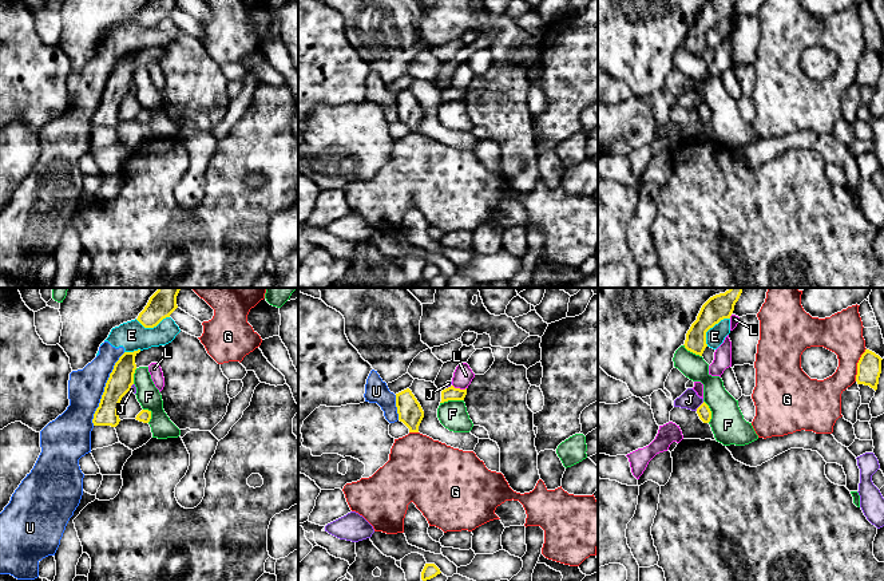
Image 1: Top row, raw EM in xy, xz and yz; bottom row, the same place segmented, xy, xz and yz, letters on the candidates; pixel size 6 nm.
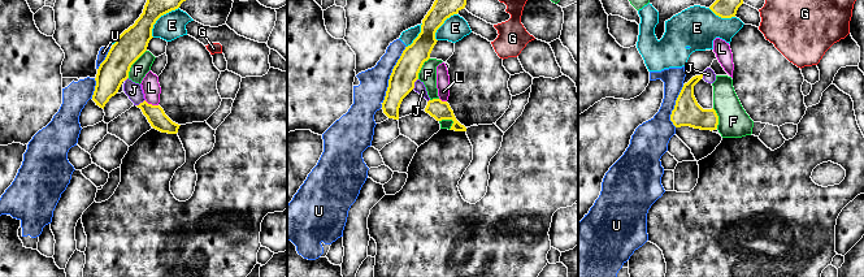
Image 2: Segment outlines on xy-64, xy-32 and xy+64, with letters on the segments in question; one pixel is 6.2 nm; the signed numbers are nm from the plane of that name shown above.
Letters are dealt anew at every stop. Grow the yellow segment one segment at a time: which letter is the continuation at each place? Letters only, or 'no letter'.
no letter

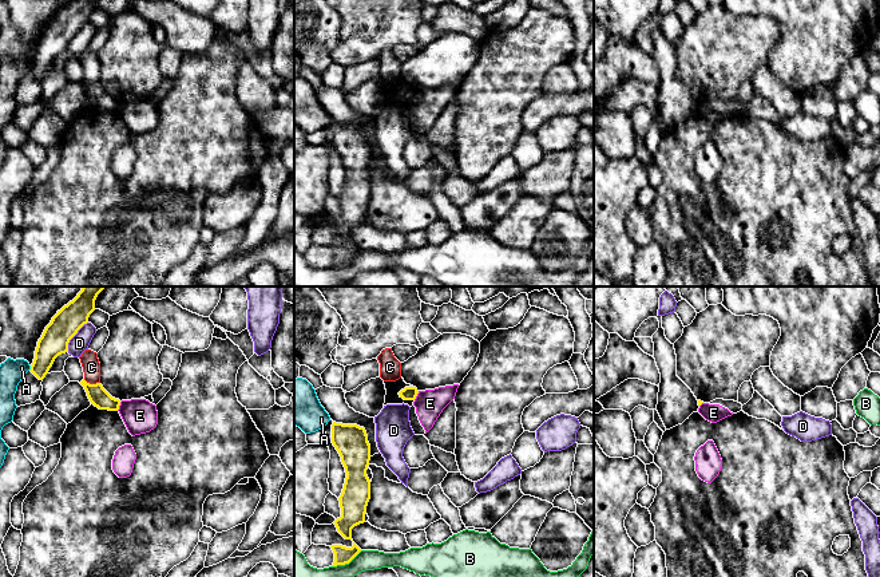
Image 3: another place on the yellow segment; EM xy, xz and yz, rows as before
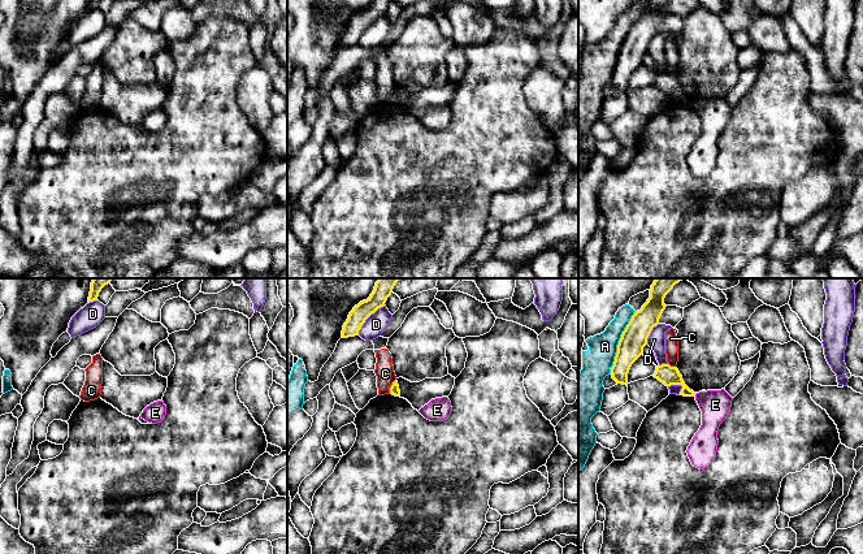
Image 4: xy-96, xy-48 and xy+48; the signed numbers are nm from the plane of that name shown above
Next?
no letter

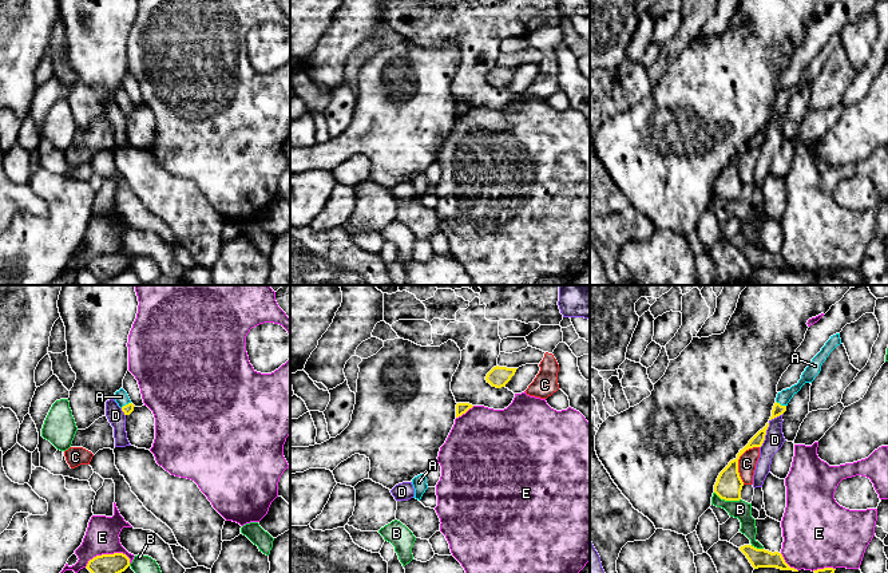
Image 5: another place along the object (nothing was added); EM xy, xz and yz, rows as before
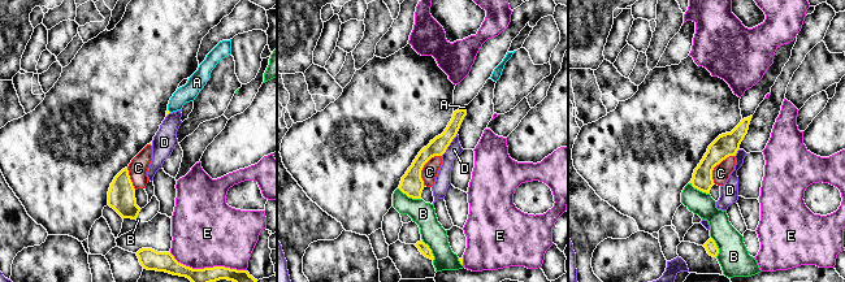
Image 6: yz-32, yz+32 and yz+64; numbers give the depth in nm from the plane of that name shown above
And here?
A

